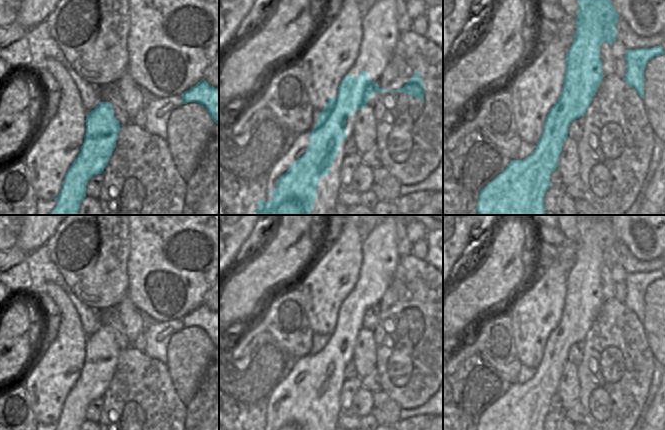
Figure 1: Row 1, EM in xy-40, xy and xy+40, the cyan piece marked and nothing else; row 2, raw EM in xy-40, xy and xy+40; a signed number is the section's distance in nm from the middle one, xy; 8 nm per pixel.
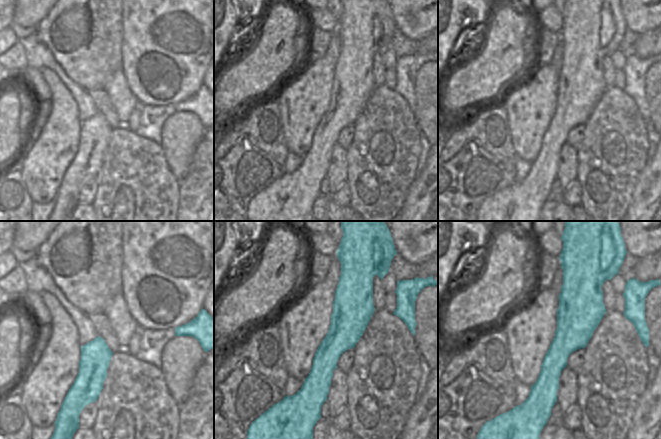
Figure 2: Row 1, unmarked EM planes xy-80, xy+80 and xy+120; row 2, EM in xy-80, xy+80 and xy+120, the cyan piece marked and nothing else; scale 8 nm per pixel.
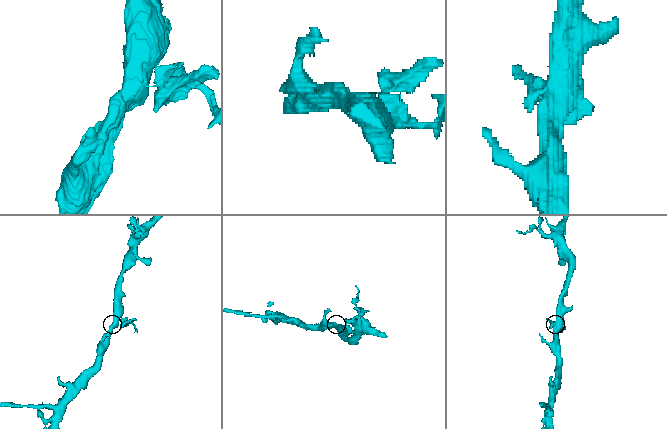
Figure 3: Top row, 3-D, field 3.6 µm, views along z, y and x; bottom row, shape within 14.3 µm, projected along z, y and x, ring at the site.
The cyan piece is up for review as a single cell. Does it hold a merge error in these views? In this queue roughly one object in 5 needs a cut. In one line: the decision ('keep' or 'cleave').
keep

